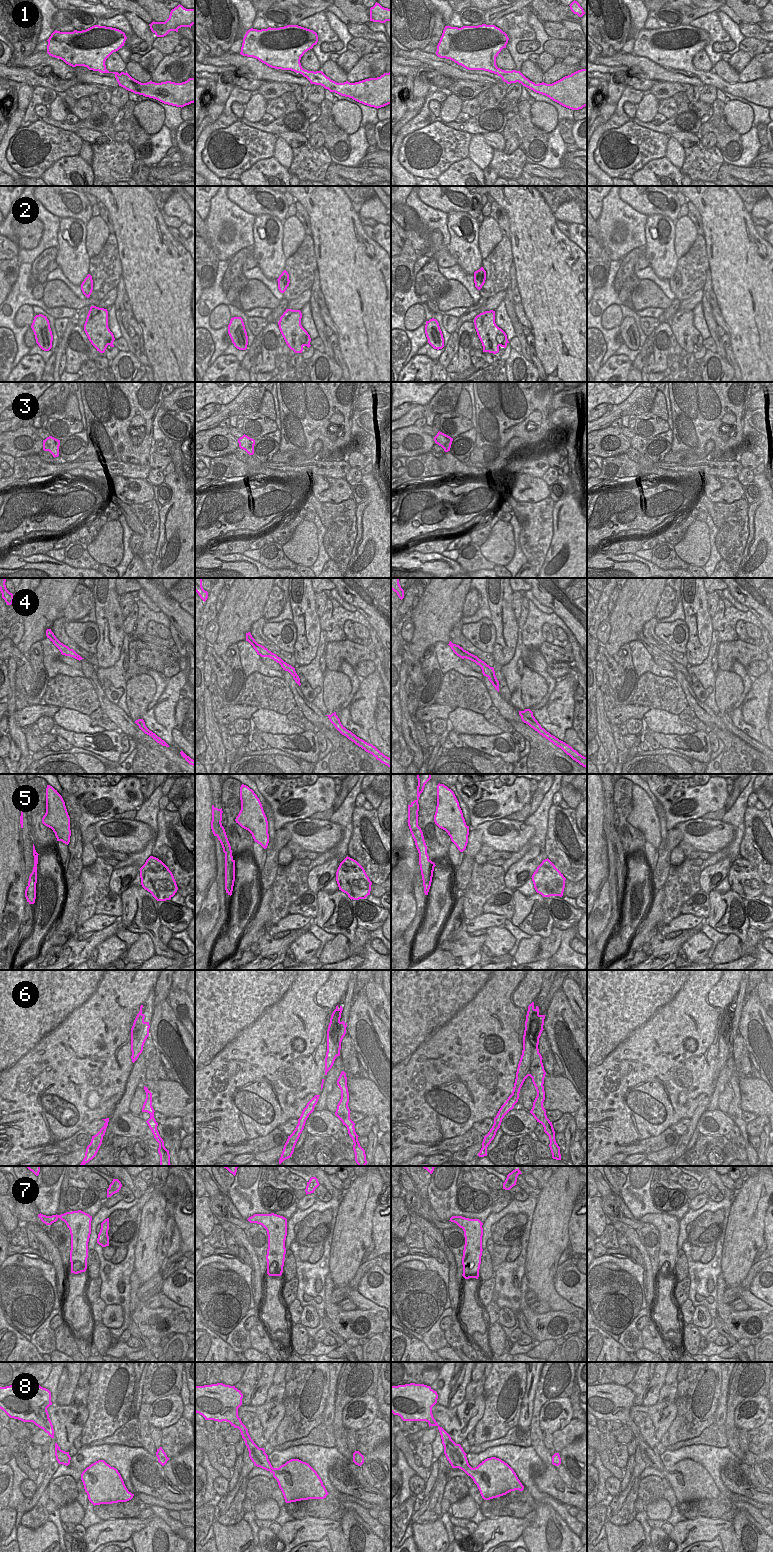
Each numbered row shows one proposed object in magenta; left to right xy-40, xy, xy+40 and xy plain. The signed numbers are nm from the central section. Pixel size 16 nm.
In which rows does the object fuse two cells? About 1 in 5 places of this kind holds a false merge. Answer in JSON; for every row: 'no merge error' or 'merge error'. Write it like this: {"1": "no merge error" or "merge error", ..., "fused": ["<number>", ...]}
{"1": "no merge error", "2": "no merge error", "3": "no merge error", "4": "no merge error", "5": "merge error", "6": "merge error", "7": "no merge error", "8": "no merge error", "fused": ["5", "6"]}

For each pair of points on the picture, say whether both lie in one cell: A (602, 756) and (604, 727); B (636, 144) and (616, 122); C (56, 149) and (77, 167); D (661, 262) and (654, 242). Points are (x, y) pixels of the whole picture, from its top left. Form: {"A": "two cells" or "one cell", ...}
{"A": "two cells", "B": "two cells", "C": "two cells", "D": "one cell"}

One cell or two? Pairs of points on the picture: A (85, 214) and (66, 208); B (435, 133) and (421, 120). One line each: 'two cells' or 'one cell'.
A: one cell
B: two cells

